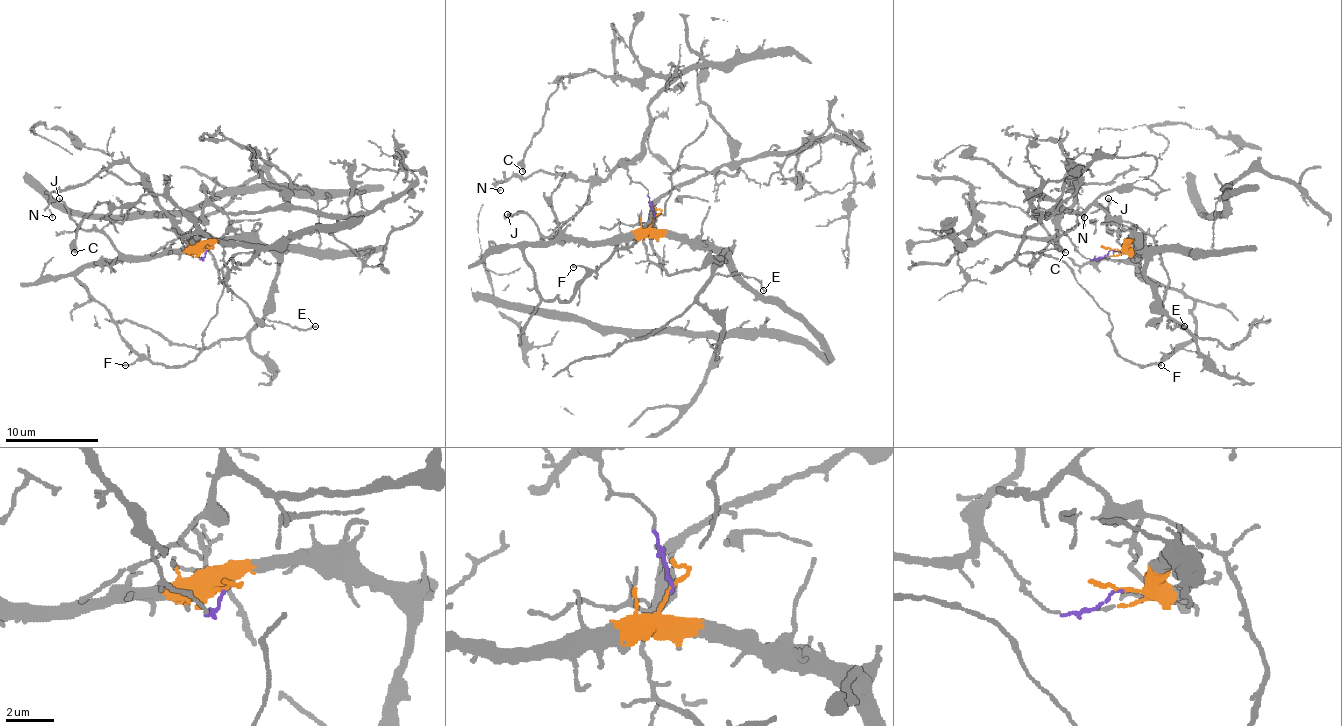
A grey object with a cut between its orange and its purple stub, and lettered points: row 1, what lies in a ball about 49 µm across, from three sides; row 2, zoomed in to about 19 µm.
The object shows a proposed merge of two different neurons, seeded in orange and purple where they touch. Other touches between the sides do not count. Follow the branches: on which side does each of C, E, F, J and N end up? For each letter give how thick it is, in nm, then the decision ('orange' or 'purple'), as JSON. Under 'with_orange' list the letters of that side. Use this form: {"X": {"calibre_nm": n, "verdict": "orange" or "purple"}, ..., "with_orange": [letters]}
{"C": {"calibre_nm": 340, "verdict": "purple"}, "E": {"calibre_nm": 140, "verdict": "orange"}, "F": {"calibre_nm": 140, "verdict": "orange"}, "J": {"calibre_nm": 180, "verdict": "orange"}, "N": {"calibre_nm": 130, "verdict": "purple"}, "with_orange": ["E", "F", "J"]}

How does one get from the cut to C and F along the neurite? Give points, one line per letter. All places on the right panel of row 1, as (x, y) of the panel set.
C: (1112, 250), (1089, 260), (1061, 232), (977, 241), (963, 197), (1024, 209), (1066, 253)
F: (1112, 248), (1129, 250), (1143, 271), (1182, 290), (1194, 302), (1196, 334), (1166, 355), (1161, 365)

